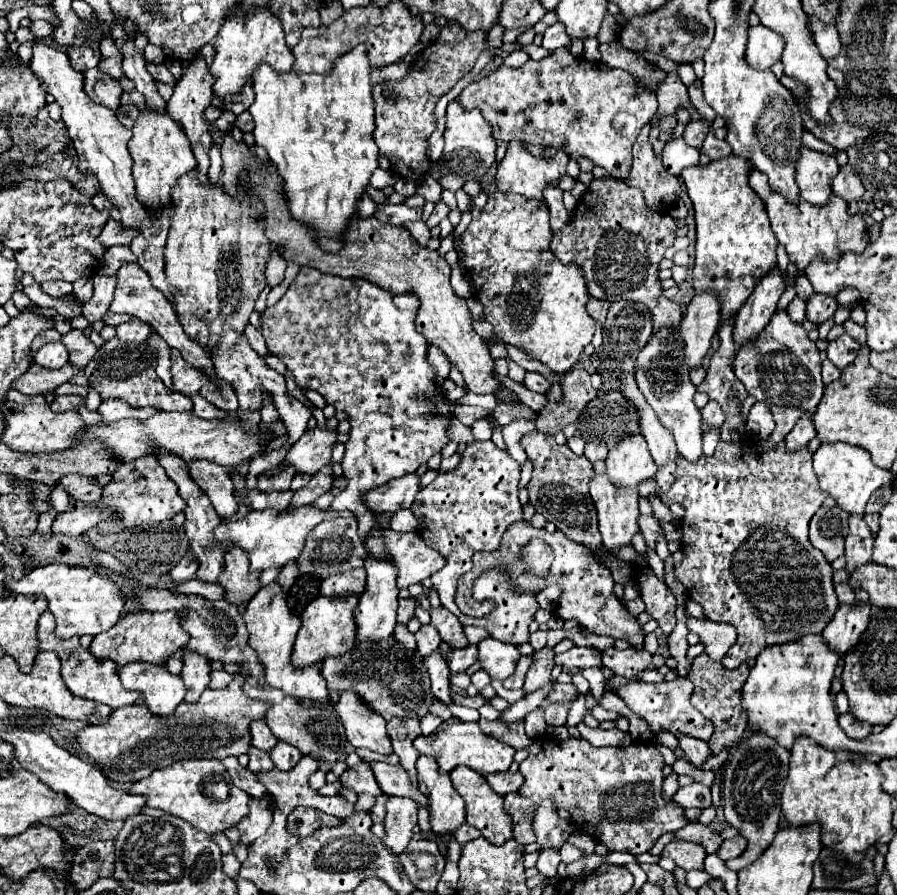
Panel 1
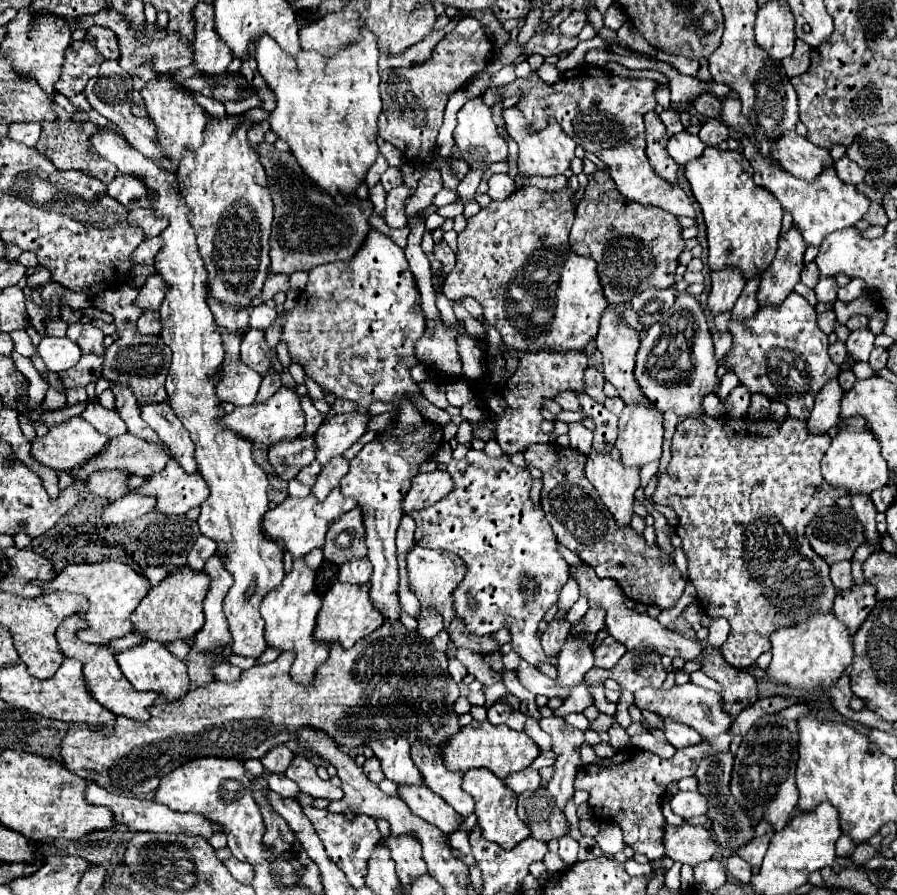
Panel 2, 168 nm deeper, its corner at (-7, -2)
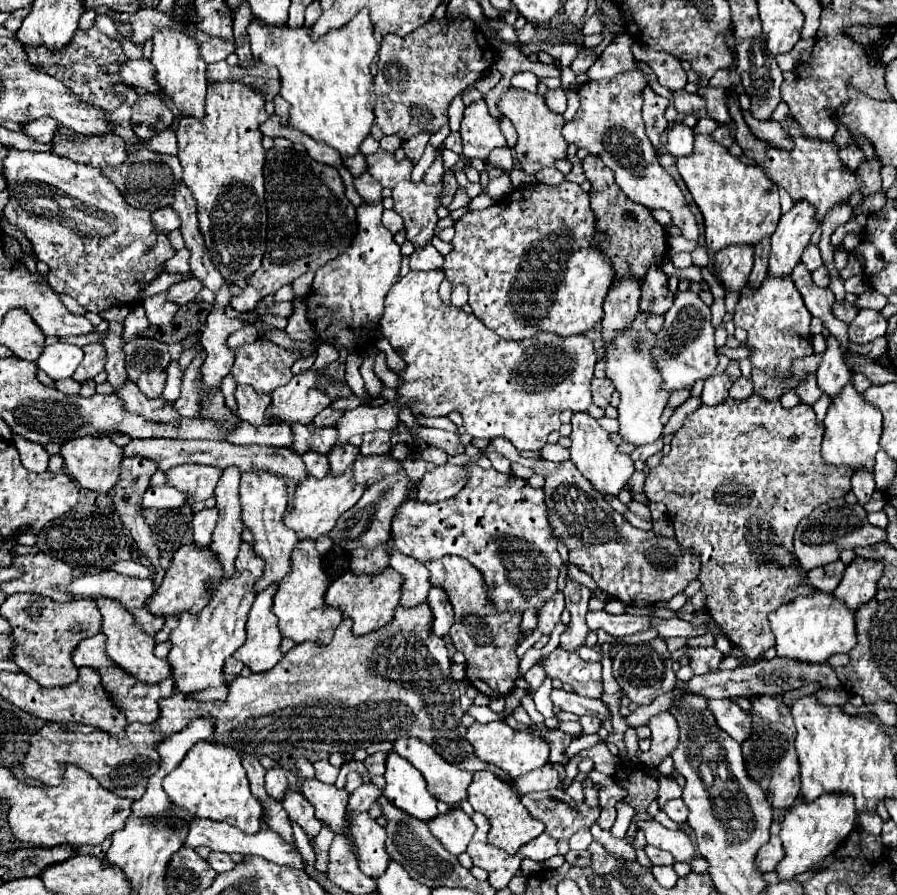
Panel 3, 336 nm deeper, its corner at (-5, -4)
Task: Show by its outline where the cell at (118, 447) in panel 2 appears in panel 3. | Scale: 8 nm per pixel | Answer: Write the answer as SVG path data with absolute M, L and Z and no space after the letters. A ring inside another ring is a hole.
M132 438L128 446L122 448L124 456L142 454L142 458L150 458L152 462L158 462L158 470L170 470L178 464L208 464L216 466L220 470L226 470L230 466L236 466L240 472L250 470L266 470L276 476L286 476L296 482L302 482L306 478L304 462L302 458L292 452L290 448L274 448L274 446L236 446L226 440L182 440L182 438Z

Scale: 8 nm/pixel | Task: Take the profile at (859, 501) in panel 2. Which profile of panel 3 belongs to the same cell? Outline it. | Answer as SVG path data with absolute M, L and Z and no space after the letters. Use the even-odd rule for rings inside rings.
M858 470L852 476L852 492L858 498L858 504L864 506L864 502L870 502L874 492L874 476L872 470Z

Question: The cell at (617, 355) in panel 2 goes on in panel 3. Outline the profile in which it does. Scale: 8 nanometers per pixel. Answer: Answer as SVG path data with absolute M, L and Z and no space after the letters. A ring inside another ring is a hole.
M630 276L616 280L610 286L610 292L604 300L604 318L602 318L602 344L604 348L614 342L630 322L634 322L634 314L638 314L640 300L640 280Z

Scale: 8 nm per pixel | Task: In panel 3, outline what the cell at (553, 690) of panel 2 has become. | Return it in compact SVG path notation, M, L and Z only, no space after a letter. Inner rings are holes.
M552 688L550 692L550 700L554 702L556 708L560 710L566 710L566 712L572 712L572 714L592 714L596 718L606 718L608 712L604 708L604 704L600 700L594 700L594 698L584 698L584 696L578 696L574 692L566 692L562 688Z

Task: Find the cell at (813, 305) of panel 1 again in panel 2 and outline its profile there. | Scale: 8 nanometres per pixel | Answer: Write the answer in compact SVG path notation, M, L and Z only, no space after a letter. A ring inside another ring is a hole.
M820 276L820 282L814 288L818 302L836 302L836 280L832 276Z

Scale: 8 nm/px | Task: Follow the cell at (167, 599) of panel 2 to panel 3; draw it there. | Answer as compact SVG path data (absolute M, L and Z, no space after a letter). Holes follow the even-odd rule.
M192 544L182 546L174 554L160 588L156 588L156 592L148 598L146 610L156 616L178 616L182 612L198 614L206 606L206 602L210 602L210 582L214 578L222 578L222 568L220 562L214 560L214 554L210 550L198 550Z

